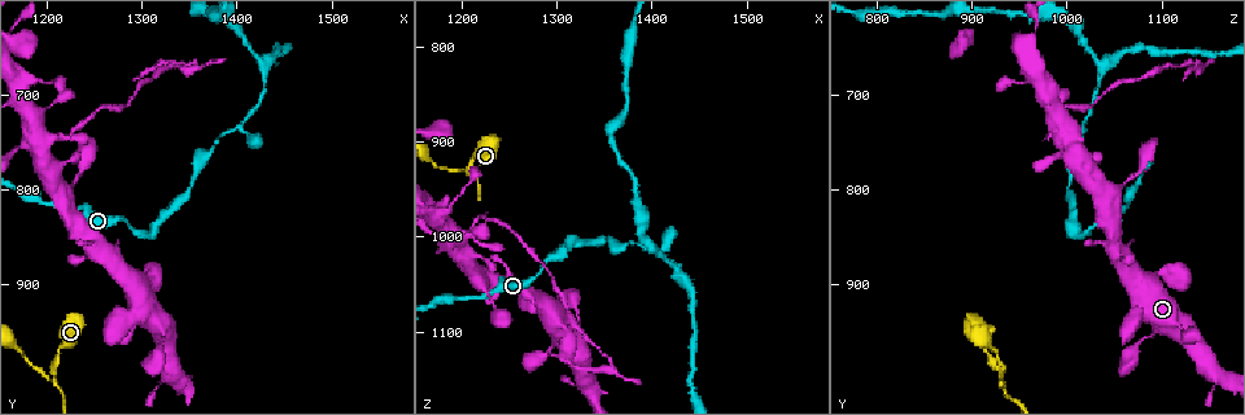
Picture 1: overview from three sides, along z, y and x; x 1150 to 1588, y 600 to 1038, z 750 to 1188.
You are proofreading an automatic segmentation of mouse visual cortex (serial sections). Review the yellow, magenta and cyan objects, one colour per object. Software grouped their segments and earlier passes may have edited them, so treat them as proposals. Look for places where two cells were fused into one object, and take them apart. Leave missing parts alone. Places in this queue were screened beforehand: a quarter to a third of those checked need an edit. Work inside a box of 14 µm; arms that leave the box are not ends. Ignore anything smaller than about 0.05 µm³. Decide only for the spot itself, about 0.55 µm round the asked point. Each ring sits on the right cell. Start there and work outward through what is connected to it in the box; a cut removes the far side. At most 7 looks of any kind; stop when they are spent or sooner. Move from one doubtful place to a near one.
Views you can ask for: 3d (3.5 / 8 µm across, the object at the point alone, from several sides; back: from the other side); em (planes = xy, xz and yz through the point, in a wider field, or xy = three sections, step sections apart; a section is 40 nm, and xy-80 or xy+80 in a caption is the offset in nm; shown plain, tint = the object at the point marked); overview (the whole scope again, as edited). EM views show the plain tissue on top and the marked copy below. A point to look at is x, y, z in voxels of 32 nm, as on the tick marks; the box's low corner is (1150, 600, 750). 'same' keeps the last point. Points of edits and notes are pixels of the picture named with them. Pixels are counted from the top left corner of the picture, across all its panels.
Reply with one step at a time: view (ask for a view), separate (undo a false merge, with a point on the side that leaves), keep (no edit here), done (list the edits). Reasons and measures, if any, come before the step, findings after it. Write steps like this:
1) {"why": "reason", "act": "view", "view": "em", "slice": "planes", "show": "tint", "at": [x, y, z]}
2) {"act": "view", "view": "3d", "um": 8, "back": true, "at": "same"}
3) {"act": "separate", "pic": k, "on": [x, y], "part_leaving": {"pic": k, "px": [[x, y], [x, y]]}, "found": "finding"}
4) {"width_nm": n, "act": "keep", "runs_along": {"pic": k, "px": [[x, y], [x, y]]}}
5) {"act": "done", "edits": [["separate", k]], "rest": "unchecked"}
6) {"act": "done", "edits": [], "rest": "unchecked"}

{"why": "arms part here", "act": "view", "view": "3d", "um": 8, "at": [1205, 995, 930]}

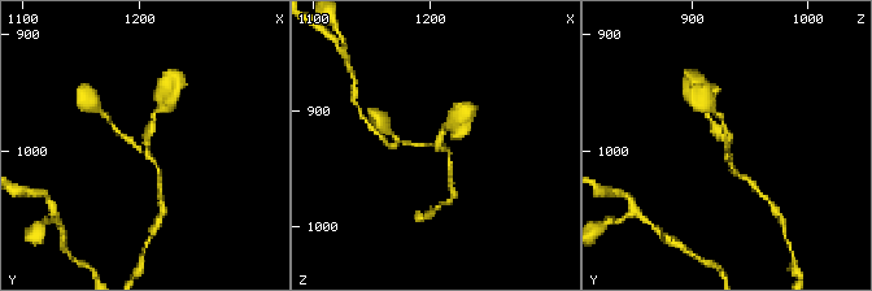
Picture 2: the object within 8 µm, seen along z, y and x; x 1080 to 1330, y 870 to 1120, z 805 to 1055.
{"why": "zoom in", "act": "view", "view": "3d", "um": 3.5, "at": [1208, 996, 934]}

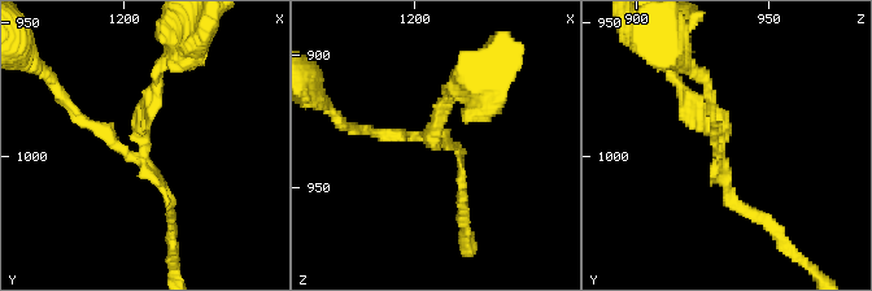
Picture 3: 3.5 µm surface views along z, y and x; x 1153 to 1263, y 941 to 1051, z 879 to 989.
{"arms": 3, "arm_widths_nm": [150, 150, 150], "act": "view", "view": "em", "slice": "xy", "step": 1, "show": "tint", "at": [1208, 995, 932]}

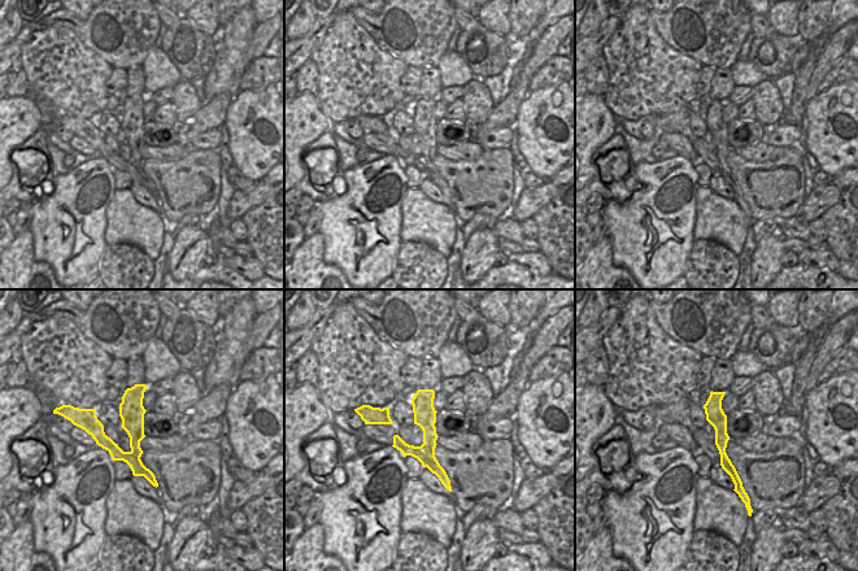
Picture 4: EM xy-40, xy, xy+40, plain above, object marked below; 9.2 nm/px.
{"act": "keep", "runs_along": {"pic": 4, "px": [[713, 395], [722, 453], [737, 488]]}, "found": "continuous, no second cell"}

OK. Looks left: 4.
{"why": "four arms meet", "act": "view", "view": "3d", "um": 8, "back": true, "at": [1210, 745, 995]}

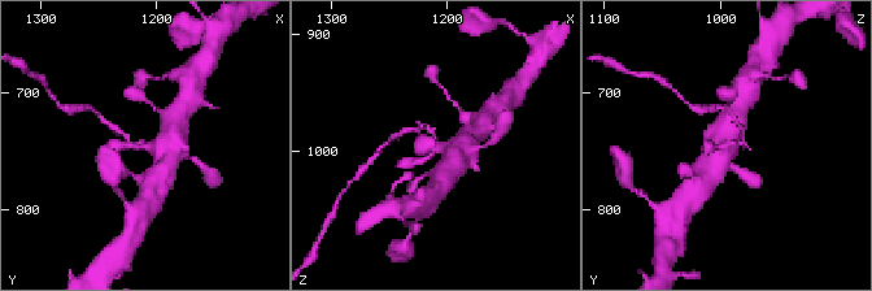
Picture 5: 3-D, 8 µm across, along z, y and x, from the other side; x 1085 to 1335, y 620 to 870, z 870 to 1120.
{"act": "view", "view": "3d", "um": 3.5, "at": [1208, 744, 996]}

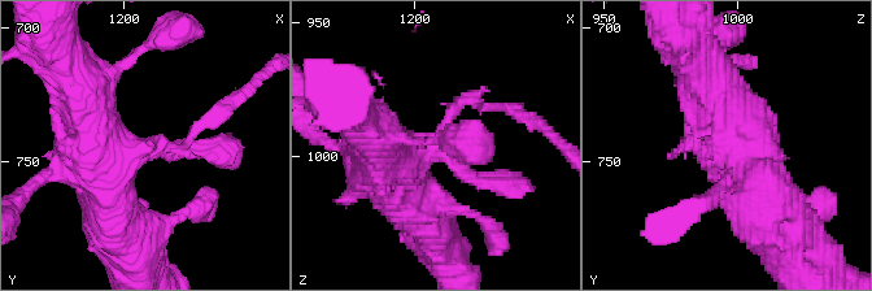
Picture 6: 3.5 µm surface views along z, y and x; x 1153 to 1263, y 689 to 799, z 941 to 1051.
{"act": "view", "view": "em", "slice": "xy", "step": 1, "show": "tint", "at": [1206, 744, 995]}

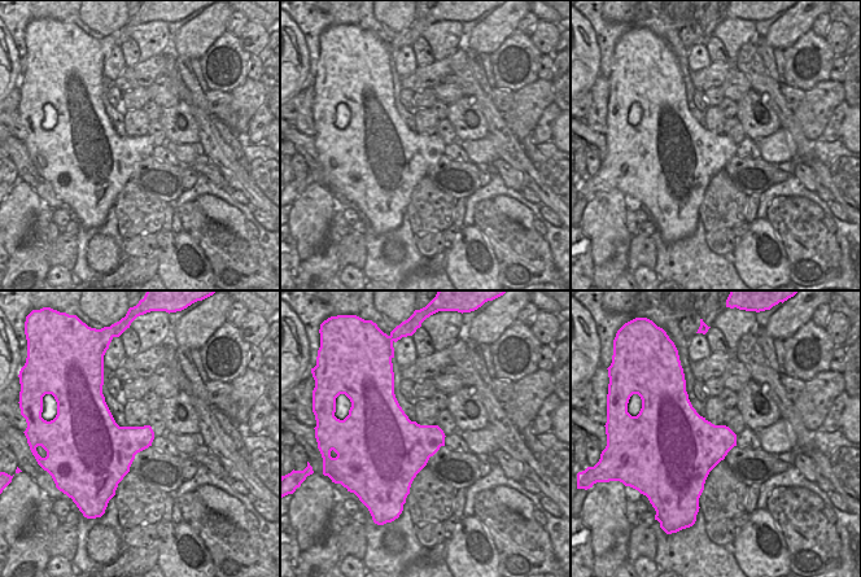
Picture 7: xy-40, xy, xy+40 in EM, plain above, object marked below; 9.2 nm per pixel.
{"act": "separate", "pic": 6, "on": [195, 130], "part_leaving": {"pic": 6, "px": [[156, 139], [184, 147], [248, 87]]}, "found": "a second cell is stuck on"}

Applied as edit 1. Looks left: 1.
{"act": "done", "edits": [["separate", 6]], "rest": "unchecked"}

